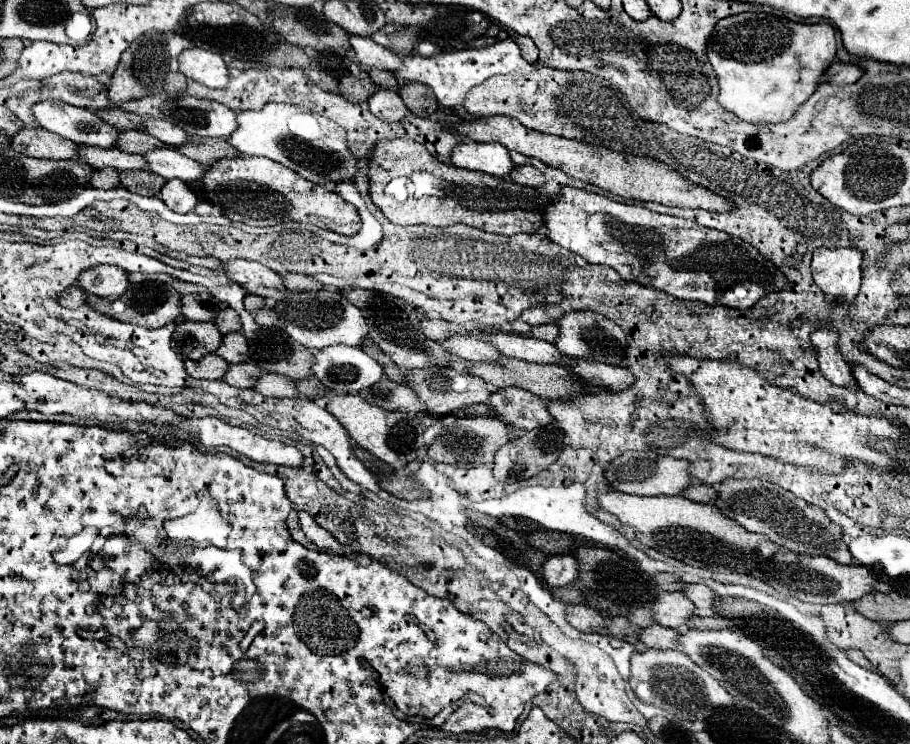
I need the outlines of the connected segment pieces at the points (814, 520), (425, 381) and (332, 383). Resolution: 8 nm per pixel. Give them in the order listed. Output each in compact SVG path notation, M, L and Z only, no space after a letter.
M731 478L719 484L717 490L719 490L719 498L715 500L715 506L725 516L735 518L749 532L765 534L771 542L787 550L793 550L797 554L827 556L827 558L837 560L839 564L851 562L851 552L847 544L843 542L841 526L831 522L829 516L821 508L763 480L733 480Z
M427 368L427 370L411 370L407 372L407 386L411 386L417 396L427 404L429 412L445 416L455 412L457 408L463 406L471 406L471 404L479 404L479 402L487 402L487 398L491 396L491 390L487 388L487 382L473 378L473 374L467 372L457 372L453 368Z
M335 344L313 352L313 356L315 378L337 394L357 394L377 384L383 376L383 368L361 348Z

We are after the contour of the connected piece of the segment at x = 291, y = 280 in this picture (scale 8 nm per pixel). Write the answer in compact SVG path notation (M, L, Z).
M285 274L283 276L283 282L289 290L297 290L297 292L311 292L311 290L321 290L321 282L311 278L311 276L305 276L305 274Z

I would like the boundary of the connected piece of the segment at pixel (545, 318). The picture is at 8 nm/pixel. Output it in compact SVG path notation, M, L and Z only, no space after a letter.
M533 306L521 314L521 320L531 326L539 326L539 324L547 324L547 322L559 322L559 318L563 318L563 314L565 312L561 308Z

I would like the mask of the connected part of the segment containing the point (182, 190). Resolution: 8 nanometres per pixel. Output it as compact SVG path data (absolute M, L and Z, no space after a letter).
M167 180L165 186L159 192L159 198L173 212L179 212L179 214L193 212L197 208L197 204L199 204L197 194L185 182L179 182L179 180Z

